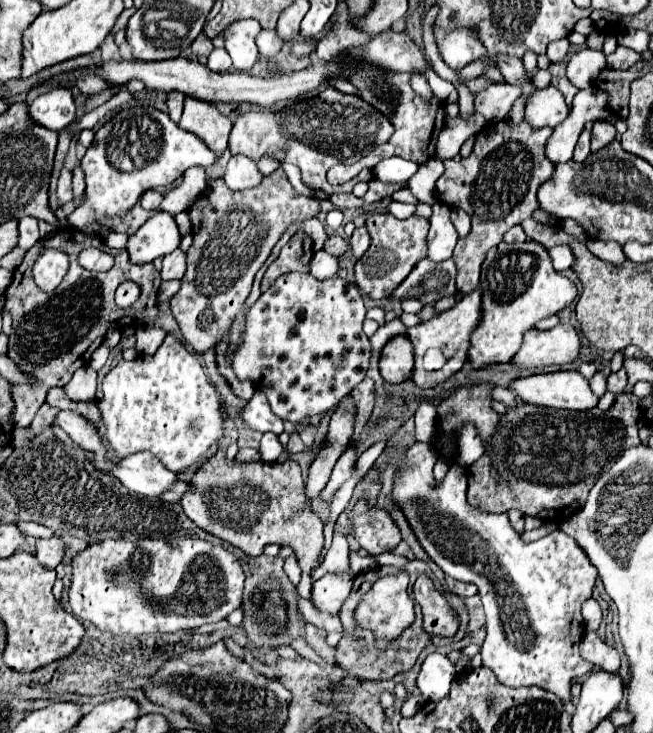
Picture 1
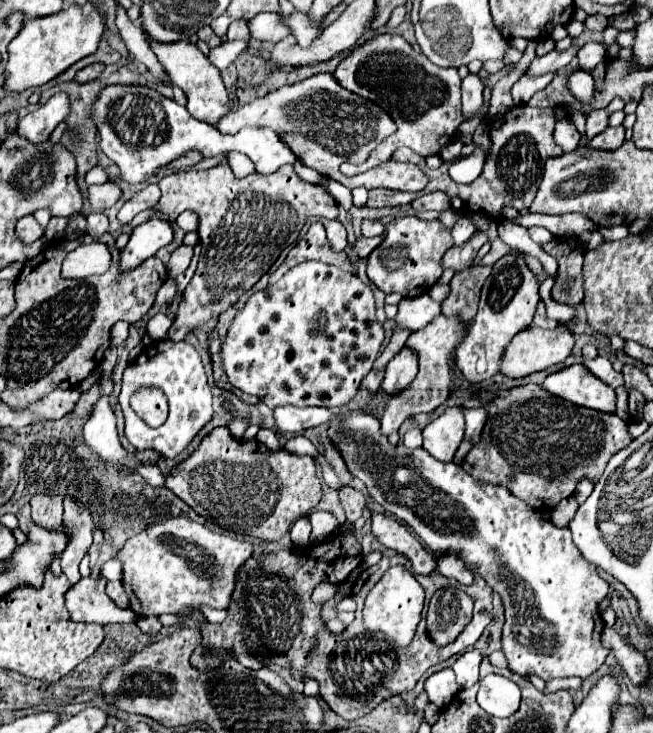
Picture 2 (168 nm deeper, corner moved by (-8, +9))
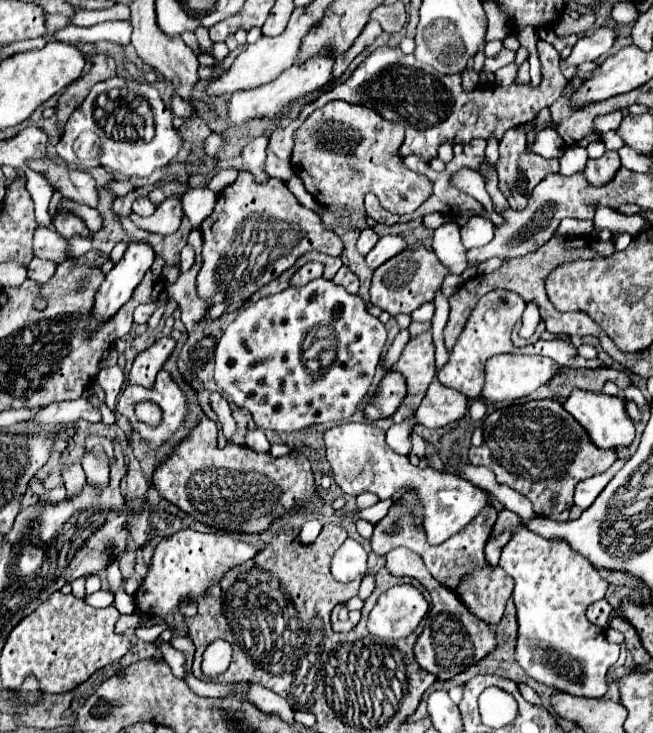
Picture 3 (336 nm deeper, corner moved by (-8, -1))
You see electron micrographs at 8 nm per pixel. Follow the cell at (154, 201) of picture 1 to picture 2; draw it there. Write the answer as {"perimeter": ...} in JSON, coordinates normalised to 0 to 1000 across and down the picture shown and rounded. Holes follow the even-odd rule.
{"perimeter":[[[230,251],[230,254],[217,256],[214,262],[208,262],[208,265],[193,276],[193,281],[184,284],[179,299],[184,300],[187,306],[196,306],[211,289],[239,281],[242,273],[245,273],[245,256],[242,256],[239,251]]]}

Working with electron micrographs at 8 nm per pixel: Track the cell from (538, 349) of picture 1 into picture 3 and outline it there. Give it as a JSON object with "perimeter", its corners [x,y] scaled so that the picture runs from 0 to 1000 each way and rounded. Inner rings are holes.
{"perimeter":[[[760,483],[744,494],[744,524],[738,532],[738,540],[750,548],[769,548],[769,546],[790,546],[799,540],[809,540],[830,524],[839,524],[851,508],[855,497],[845,488],[833,486],[790,486],[790,483]]]}

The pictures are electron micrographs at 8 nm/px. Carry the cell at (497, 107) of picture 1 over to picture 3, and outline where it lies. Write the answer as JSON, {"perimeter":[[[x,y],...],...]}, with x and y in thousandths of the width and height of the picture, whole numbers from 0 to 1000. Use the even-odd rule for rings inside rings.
{"perimeter":[[[925,35],[925,38],[913,41],[907,49],[888,52],[882,57],[882,63],[876,65],[876,74],[867,79],[867,90],[882,93],[891,85],[913,82],[916,76],[928,74],[937,65],[940,55],[943,55],[943,46],[940,46],[940,38],[934,38],[934,35]]]}

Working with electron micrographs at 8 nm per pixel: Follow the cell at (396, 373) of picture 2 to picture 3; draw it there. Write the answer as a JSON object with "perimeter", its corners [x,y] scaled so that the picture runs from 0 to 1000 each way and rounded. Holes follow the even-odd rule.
{"perimeter":[[[594,508],[579,527],[579,540],[573,540],[557,559],[560,570],[579,573],[600,568],[616,551],[619,538],[622,538],[622,518],[609,508]]]}

